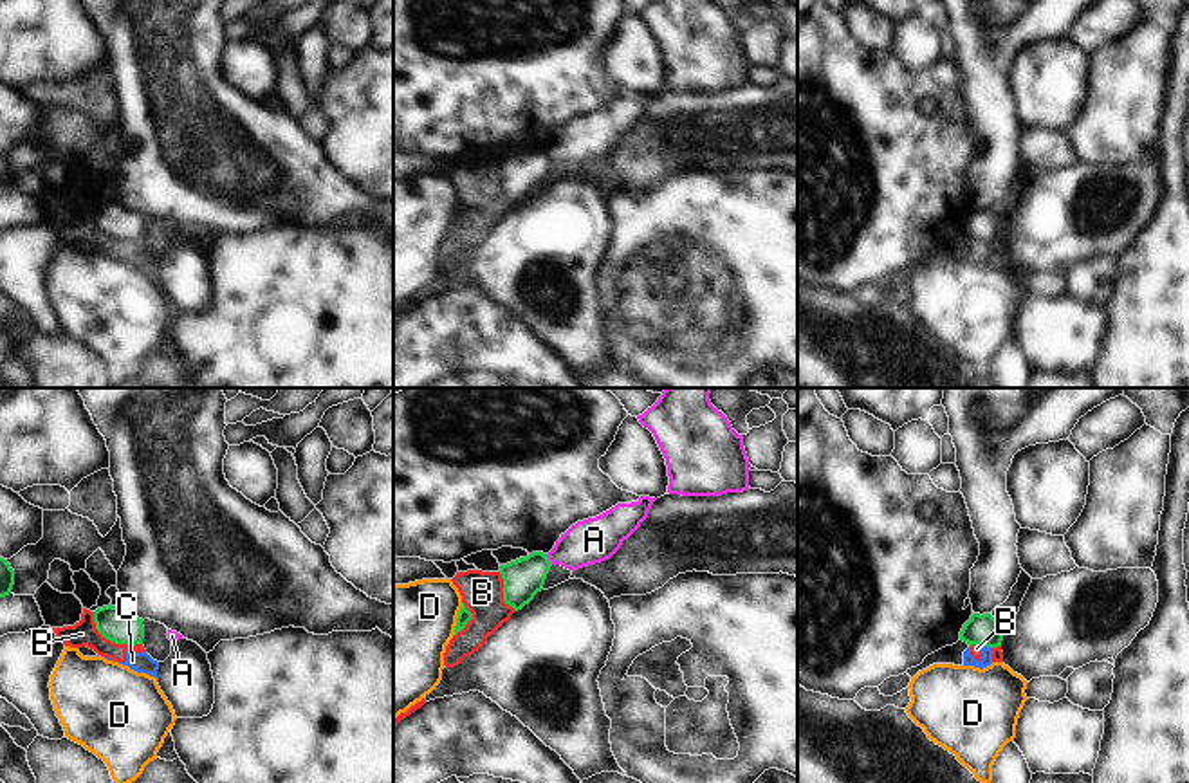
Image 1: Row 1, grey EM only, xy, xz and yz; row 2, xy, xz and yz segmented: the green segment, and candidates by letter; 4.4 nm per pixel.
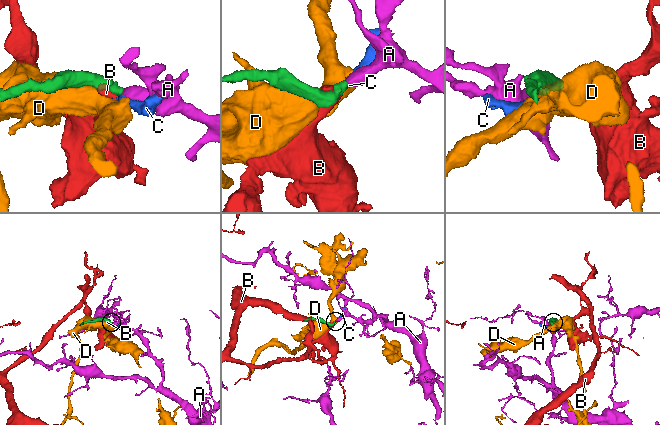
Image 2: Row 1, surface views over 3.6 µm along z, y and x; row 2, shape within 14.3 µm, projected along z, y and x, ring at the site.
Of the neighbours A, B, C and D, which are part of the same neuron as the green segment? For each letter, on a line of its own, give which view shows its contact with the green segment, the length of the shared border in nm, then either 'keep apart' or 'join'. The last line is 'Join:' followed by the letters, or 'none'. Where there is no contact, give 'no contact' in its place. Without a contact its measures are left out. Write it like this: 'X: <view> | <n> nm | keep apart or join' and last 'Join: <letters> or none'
A: xz | 60 nm | keep apart
B: xy | 220 nm | keep apart
C: yz | 50 nm | keep apart
D: xz | 150 nm | keep apart
Join: none

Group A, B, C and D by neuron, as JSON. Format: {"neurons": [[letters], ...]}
{"neurons": [["A"], ["B", "C"], ["D"]]}

